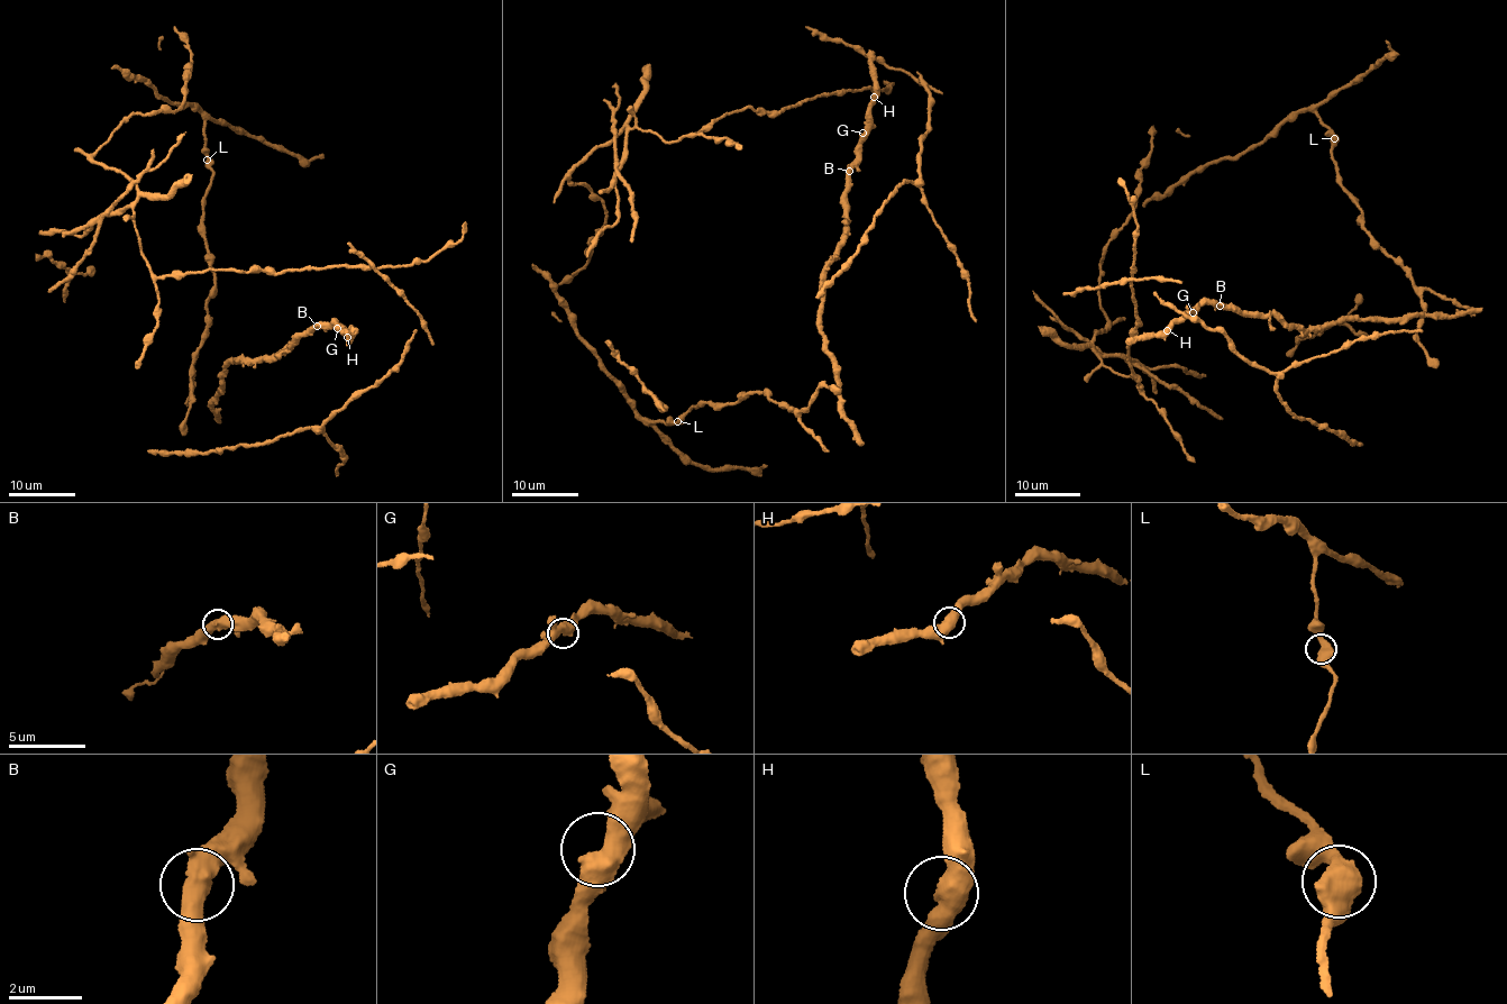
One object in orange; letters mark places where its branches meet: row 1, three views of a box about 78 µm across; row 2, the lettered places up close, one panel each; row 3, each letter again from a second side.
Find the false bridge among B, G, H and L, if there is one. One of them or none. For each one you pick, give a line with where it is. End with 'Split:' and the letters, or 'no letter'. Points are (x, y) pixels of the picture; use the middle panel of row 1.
Split: no letter

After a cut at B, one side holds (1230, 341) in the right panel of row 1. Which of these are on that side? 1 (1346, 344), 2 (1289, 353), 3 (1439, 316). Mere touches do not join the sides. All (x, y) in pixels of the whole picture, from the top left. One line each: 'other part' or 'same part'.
1: same part
2: same part
3: other part

